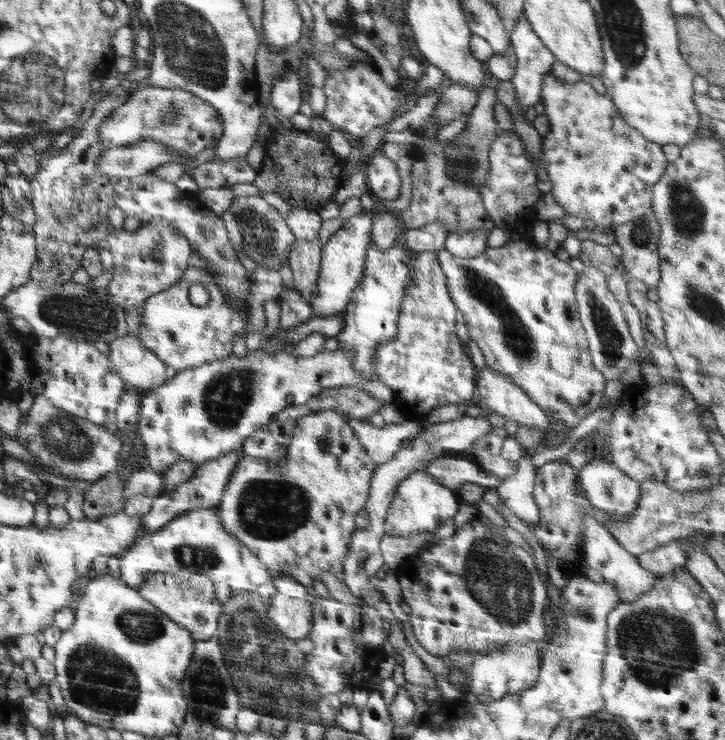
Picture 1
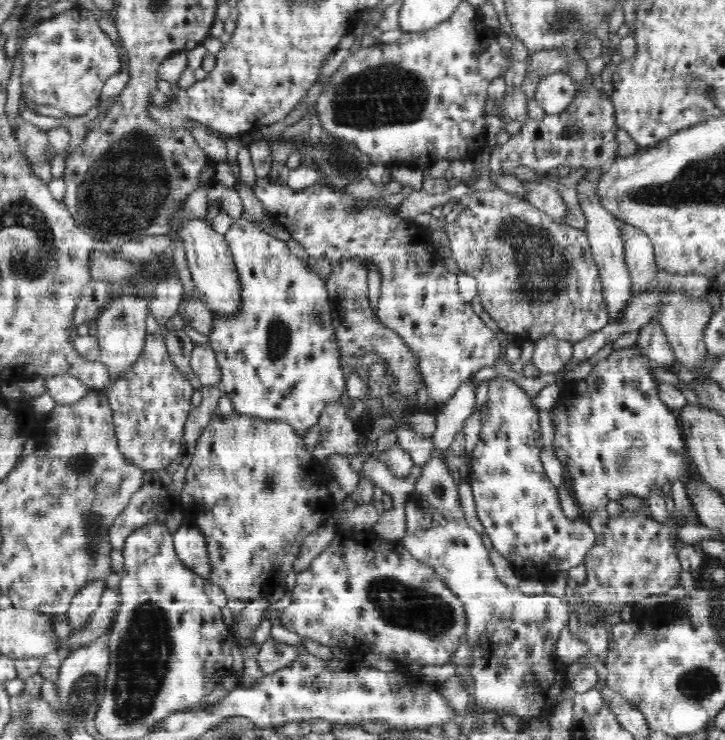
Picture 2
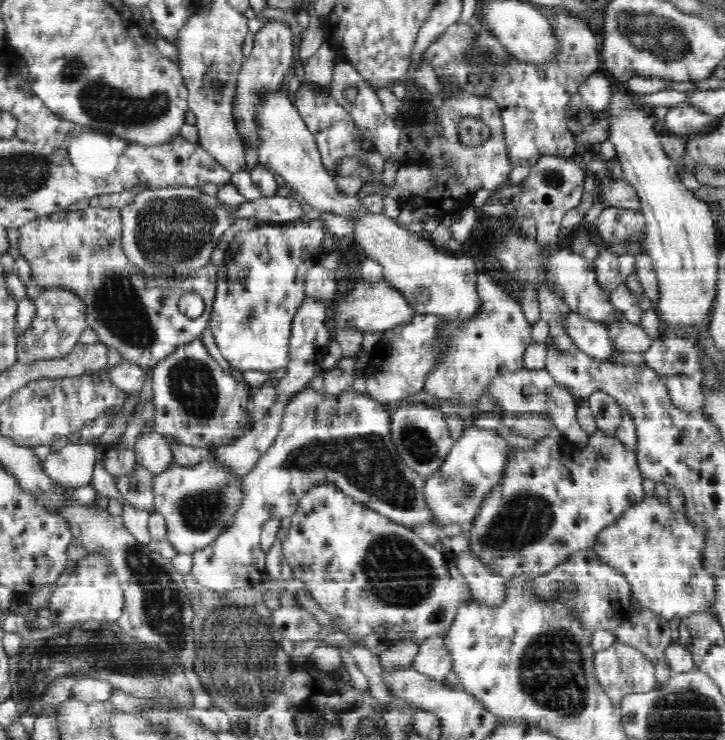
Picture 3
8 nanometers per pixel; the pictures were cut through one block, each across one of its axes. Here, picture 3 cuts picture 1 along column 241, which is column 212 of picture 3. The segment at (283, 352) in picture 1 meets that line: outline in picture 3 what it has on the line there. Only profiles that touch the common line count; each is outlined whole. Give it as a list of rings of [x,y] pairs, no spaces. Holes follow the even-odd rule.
[[[202,339],[192,340],[179,347],[173,354],[152,367],[153,403],[155,404],[154,429],[169,440],[196,448],[210,449],[220,444],[230,445],[251,428],[248,404],[252,388],[246,382],[239,382],[230,373],[225,372],[216,360],[210,356]]]

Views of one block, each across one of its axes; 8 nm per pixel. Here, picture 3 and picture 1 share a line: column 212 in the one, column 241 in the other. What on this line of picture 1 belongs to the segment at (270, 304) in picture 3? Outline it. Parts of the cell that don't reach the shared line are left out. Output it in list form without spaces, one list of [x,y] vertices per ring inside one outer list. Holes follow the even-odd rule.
[[[193,252],[188,260],[188,268],[178,282],[145,300],[141,312],[143,323],[137,328],[139,343],[152,350],[154,355],[164,362],[170,379],[187,368],[230,357],[233,354],[232,340],[245,332],[248,324],[249,312],[239,309],[241,304],[238,301],[233,303],[223,295],[213,276],[205,269],[205,260],[201,259],[197,252]],[[192,282],[200,282],[202,286],[210,287],[208,306],[194,306],[188,300],[187,287]]]

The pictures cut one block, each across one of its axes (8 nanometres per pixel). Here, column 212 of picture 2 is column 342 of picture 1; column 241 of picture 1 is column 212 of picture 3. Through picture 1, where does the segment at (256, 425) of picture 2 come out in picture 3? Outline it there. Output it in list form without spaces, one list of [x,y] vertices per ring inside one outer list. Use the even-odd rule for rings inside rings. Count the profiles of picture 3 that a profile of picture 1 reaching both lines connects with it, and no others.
[[[206,459],[196,466],[169,465],[152,479],[154,512],[162,514],[167,526],[167,539],[178,553],[194,554],[213,543],[231,523],[240,508],[243,495],[242,476],[232,474],[223,464]]]

